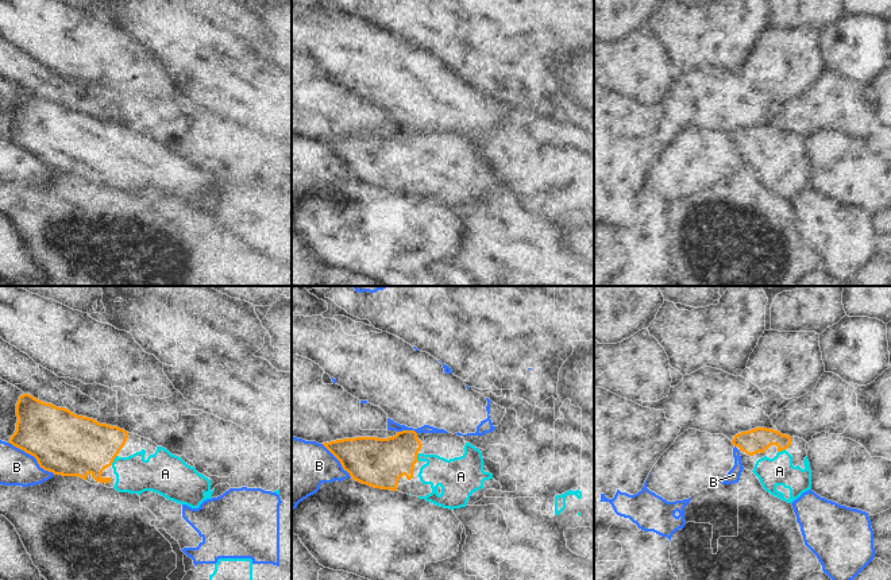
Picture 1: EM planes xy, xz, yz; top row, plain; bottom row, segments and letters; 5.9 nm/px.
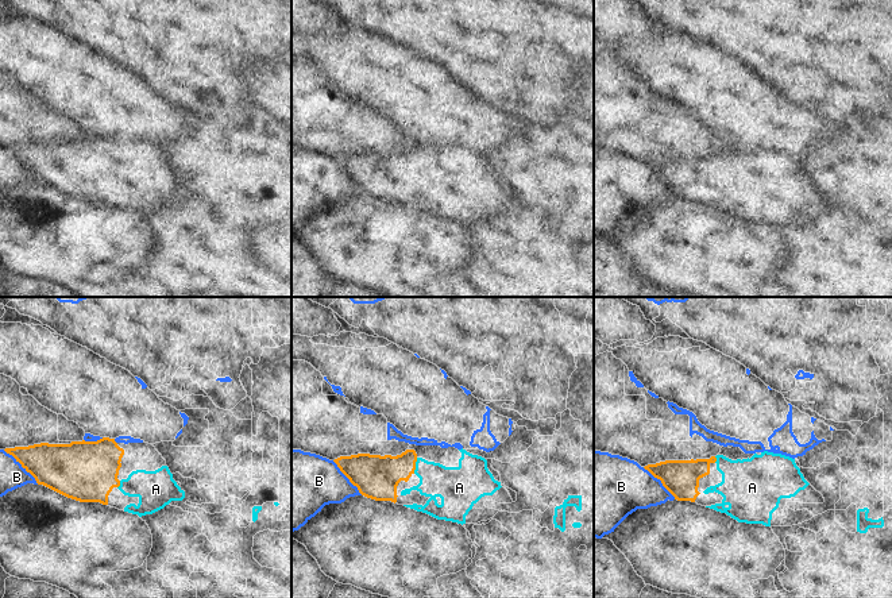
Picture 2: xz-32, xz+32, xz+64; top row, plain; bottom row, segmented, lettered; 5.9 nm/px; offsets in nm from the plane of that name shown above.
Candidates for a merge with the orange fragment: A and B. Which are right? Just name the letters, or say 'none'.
A

